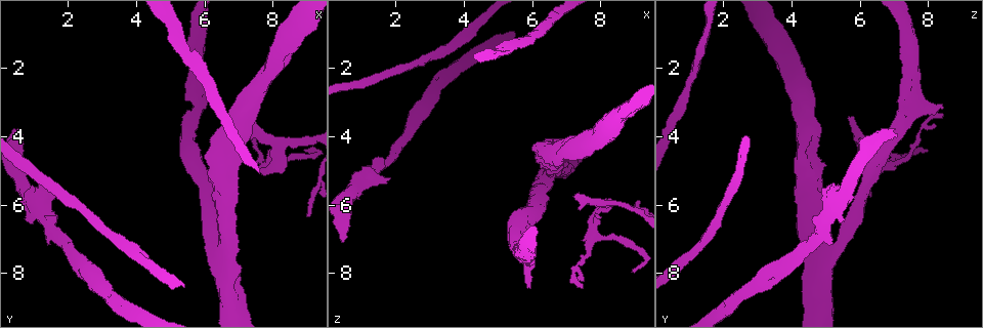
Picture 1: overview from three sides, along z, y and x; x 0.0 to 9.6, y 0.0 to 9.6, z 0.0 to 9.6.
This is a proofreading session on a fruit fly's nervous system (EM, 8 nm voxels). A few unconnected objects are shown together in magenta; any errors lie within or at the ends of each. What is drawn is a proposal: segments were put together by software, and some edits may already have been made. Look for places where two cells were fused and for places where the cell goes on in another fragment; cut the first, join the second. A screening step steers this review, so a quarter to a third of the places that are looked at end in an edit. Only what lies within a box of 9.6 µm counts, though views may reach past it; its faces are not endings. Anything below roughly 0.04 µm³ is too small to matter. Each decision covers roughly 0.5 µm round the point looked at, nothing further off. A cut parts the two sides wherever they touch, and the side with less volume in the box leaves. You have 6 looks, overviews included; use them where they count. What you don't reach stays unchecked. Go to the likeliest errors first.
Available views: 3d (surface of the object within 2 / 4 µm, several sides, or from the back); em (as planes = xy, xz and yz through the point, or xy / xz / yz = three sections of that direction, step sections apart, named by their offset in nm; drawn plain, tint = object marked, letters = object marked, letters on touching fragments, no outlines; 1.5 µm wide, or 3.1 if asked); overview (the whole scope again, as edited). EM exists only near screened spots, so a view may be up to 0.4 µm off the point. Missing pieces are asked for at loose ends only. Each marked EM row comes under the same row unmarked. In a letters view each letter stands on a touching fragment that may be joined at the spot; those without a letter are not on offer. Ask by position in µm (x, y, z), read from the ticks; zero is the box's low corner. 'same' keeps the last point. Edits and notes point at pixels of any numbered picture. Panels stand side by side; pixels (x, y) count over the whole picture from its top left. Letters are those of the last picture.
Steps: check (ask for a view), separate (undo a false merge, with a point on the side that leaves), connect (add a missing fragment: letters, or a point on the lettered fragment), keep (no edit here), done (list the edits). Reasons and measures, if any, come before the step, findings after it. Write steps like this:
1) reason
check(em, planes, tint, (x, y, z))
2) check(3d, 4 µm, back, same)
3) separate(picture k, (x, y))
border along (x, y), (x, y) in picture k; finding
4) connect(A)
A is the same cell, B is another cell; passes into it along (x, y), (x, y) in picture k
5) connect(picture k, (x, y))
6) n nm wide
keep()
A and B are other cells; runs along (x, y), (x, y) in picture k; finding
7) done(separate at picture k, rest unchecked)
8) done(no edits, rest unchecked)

free end
check(em, xy, step 4, tint, (5.90, 3.15, 8.40))

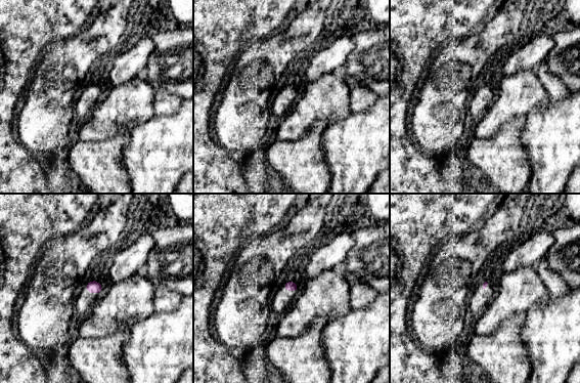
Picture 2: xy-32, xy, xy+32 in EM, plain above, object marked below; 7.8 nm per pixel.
check(em, planes, tint, same)

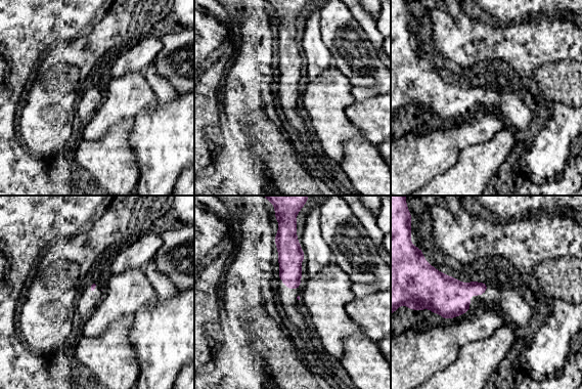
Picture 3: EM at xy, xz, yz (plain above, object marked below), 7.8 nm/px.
see the neighbours
check(em, planes, letters, same)

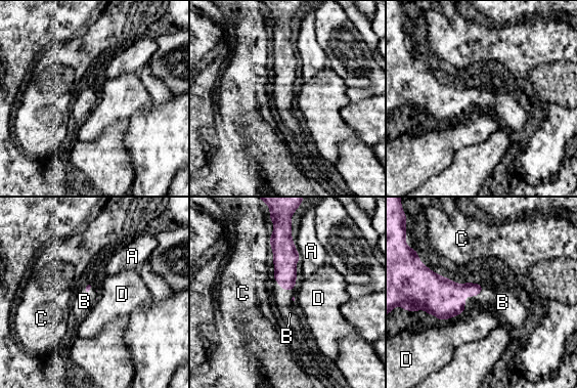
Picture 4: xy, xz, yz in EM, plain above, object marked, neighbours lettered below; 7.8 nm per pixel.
B touches over 150 nm
connect(B)
B is the same cell, A, C and D are other cells; passes into it along (285, 258), (284, 290), (290, 313) in picture 4; the cell continues

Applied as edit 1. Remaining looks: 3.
check(overview)

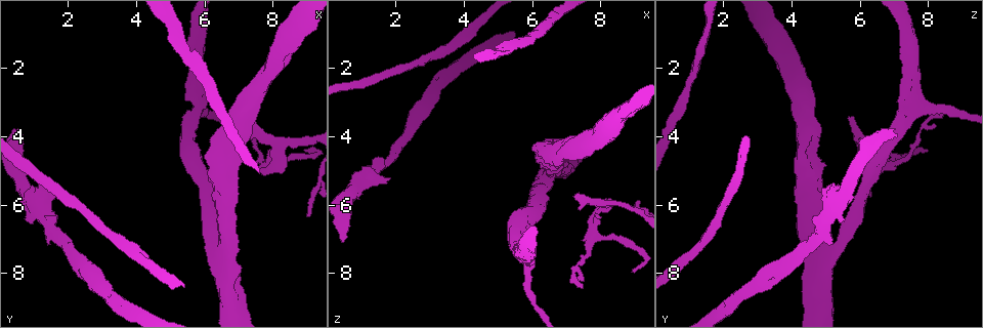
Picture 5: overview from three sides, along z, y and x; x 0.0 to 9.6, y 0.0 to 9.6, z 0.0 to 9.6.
branch stops here
check(3d, 4 µm, back, (8.90, 4.45, 7.95))

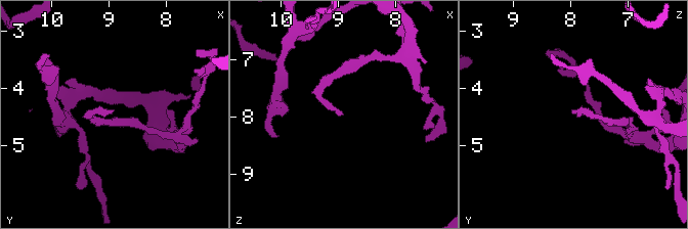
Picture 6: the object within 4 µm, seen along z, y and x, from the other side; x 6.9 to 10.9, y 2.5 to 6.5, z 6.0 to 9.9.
check(em, planes, letters, (8.85, 4.40, 8.00))

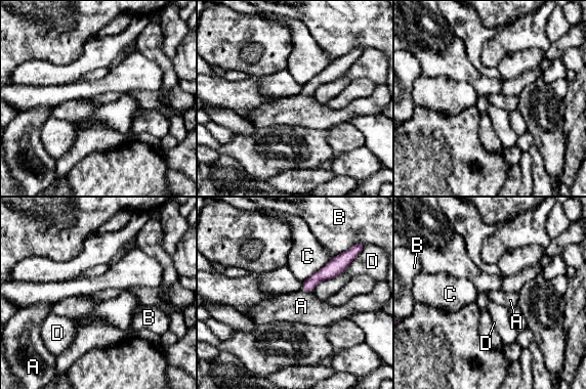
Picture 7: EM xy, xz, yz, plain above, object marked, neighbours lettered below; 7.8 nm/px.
connect(A)
A is the same cell, B, C and D are other cells; passes into it along (330, 270), (306, 291), (301, 306) in picture 7; it goes on there

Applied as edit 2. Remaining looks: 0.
done(connect at picture 4, connect at picture 7, rest unchecked)

